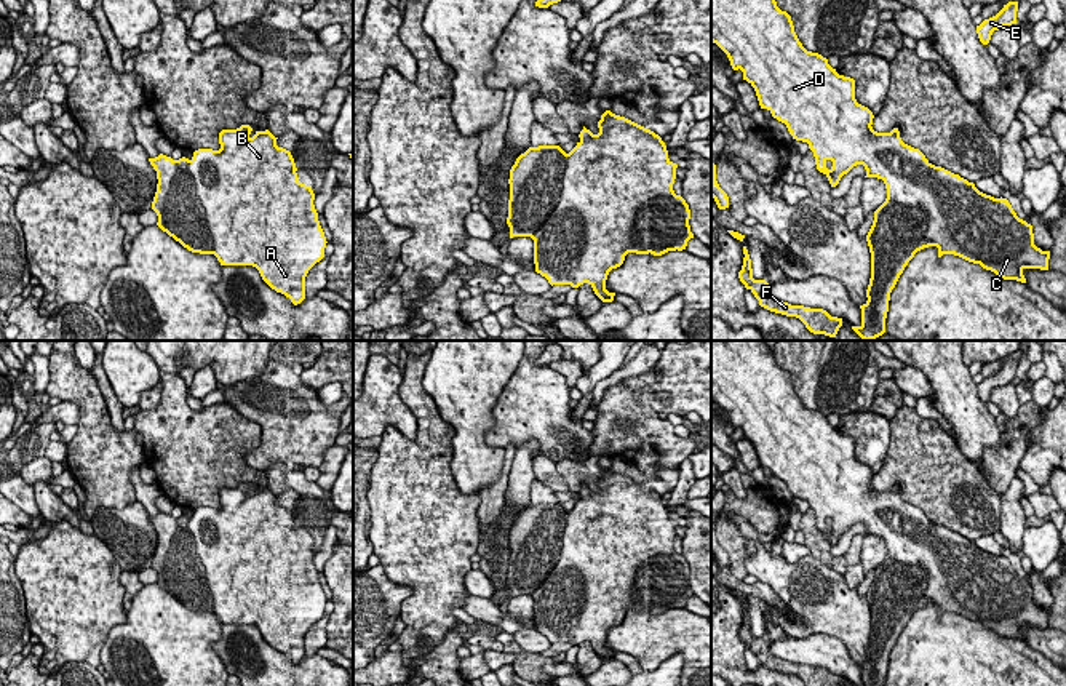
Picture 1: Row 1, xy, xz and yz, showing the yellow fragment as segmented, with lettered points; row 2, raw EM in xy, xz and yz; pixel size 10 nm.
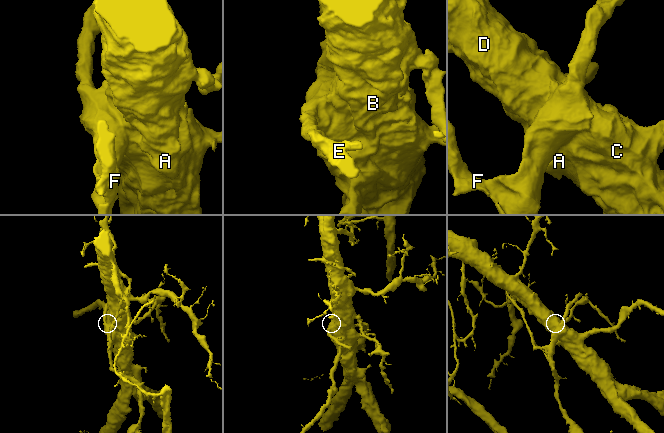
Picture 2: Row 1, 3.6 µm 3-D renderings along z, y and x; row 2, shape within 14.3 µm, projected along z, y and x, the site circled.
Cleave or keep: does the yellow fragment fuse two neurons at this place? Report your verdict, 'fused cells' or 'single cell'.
fused cells

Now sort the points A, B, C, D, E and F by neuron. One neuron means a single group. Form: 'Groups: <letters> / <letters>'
Groups: A B C D / E F

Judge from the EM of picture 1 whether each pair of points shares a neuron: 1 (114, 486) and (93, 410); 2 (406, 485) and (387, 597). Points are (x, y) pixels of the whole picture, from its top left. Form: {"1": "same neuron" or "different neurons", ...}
{"1": "same neuron", "2": "different neurons"}

